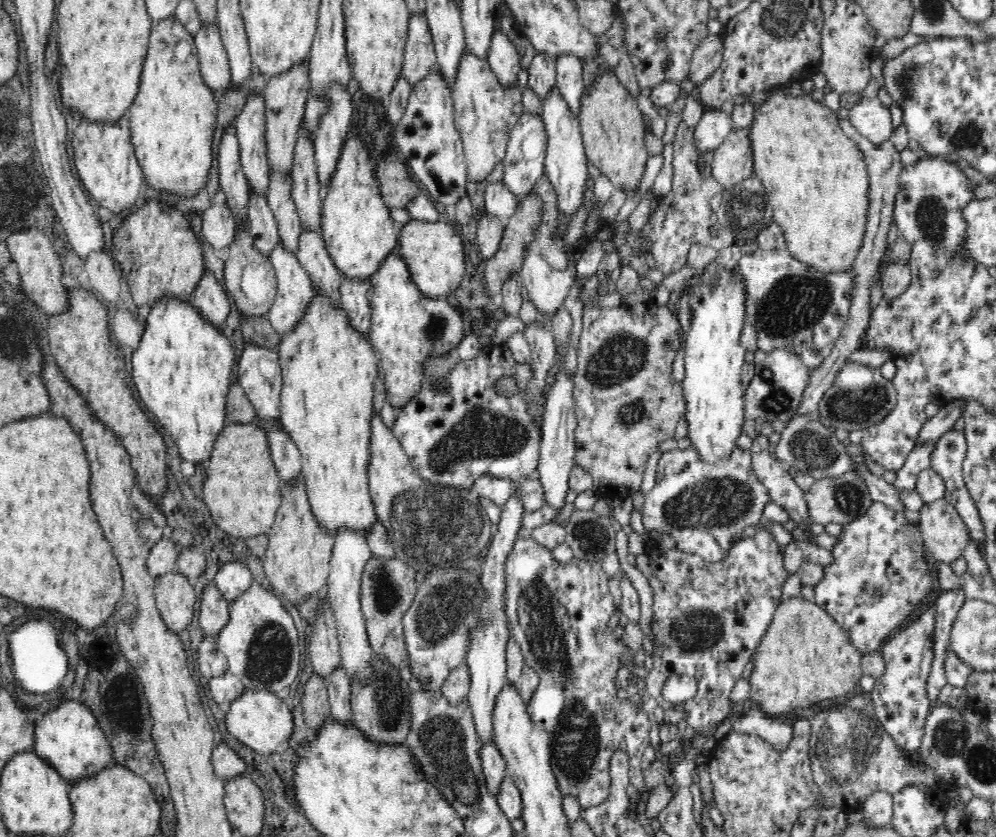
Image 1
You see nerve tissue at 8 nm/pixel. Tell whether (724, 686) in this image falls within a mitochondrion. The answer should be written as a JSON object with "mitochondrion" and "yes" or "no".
{"mitochondrion":"no"}

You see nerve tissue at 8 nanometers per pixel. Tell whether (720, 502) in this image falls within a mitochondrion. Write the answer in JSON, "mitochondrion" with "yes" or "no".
{"mitochondrion":"yes"}

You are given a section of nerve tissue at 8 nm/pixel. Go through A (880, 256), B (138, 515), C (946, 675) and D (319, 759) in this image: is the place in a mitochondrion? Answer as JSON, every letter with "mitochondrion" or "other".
{"A":"other","B":"mitochondrion","C":"other","D":"other"}

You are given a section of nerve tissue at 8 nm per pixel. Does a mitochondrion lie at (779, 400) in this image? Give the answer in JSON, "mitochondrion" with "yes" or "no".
{"mitochondrion":"yes"}

